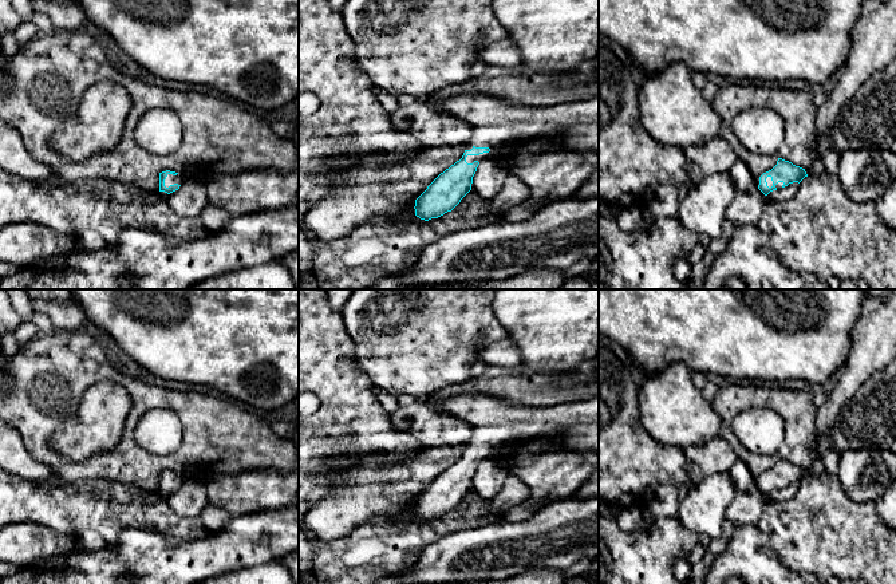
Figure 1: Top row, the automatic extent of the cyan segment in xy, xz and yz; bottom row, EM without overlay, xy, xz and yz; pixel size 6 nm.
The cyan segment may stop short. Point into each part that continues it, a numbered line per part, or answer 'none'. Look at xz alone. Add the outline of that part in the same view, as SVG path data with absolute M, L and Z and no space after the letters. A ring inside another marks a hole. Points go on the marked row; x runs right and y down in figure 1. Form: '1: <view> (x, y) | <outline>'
1: xz (498, 125) | M482 94L455 95L439 111L467 122L474 133L466 150L489 147L489 153L467 155L466 162L504 158L518 143L548 131L577 123L599 123L599 95L552 106L514 104Z

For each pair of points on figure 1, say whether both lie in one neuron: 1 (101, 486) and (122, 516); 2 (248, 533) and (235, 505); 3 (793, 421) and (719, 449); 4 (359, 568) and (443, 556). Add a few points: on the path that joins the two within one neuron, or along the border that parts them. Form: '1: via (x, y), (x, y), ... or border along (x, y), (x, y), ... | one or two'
1: via (111, 486), (126, 500), (126, 505) | one
2: border along (269, 508), (232, 517) | two
3: border along (719, 434), (738, 458) | two
4: border along (438, 539), (429, 543), (407, 569) | two

